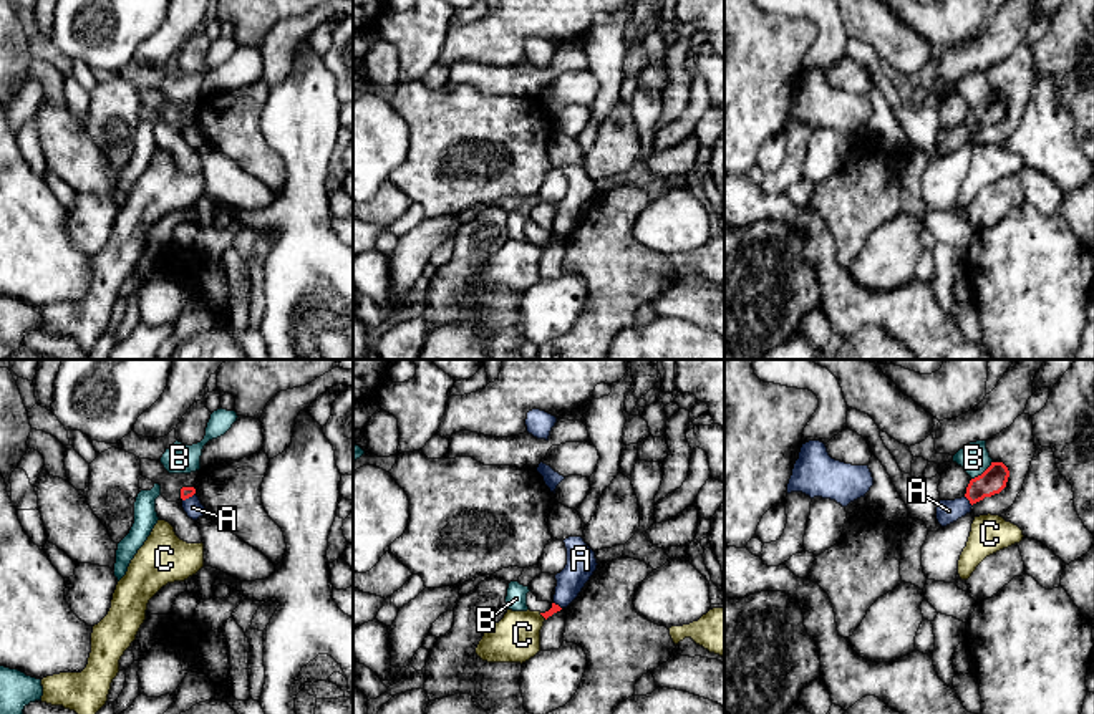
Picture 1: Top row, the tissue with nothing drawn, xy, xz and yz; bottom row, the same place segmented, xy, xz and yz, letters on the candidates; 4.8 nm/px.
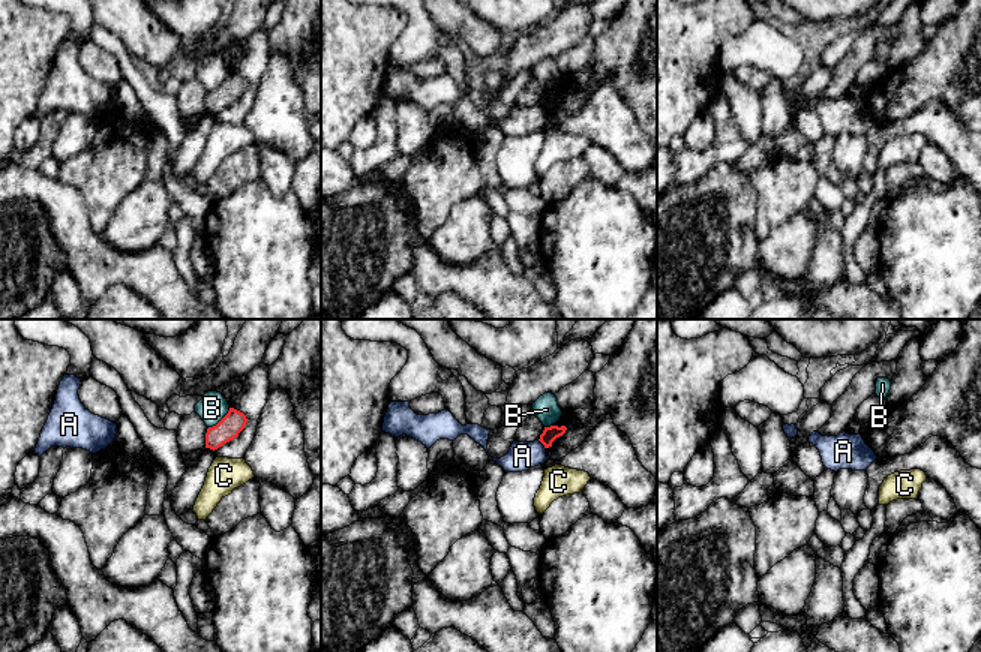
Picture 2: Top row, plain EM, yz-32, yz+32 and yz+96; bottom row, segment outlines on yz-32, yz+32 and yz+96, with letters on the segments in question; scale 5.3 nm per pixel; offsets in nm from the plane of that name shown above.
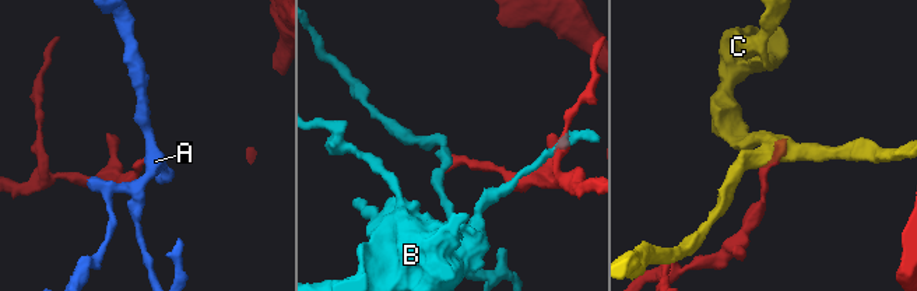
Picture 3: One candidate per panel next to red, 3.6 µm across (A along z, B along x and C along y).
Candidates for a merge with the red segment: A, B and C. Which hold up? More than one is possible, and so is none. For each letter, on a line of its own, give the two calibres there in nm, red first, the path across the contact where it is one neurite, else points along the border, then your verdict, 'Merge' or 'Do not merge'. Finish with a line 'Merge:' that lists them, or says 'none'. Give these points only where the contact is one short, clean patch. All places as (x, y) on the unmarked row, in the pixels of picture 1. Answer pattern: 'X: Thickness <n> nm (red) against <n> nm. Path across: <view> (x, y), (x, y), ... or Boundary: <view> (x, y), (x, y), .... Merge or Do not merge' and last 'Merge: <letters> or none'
A: Thickness 120 nm (red) against 110 nm. Boundary: yz (965, 125), (972, 135). Do not merge
B: Thickness 120 nm (red) against 150 nm. Do not merge
C: Thickness 40 nm (red) against 240 nm. Do not merge
Merge: none

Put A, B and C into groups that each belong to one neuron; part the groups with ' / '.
A / B / C

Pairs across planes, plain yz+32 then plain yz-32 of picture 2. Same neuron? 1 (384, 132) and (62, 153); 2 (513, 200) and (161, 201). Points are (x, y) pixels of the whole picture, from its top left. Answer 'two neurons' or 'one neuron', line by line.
1: two neurons
2: two neurons

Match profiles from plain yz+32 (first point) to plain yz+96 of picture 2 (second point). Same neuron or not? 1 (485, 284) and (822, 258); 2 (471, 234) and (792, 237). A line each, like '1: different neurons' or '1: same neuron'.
1: different neurons
2: same neuron

